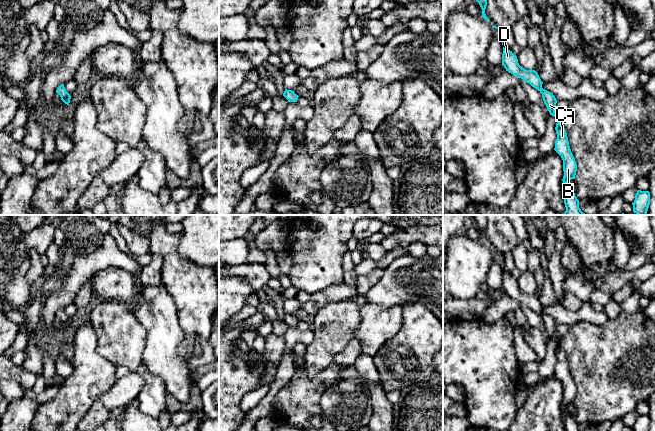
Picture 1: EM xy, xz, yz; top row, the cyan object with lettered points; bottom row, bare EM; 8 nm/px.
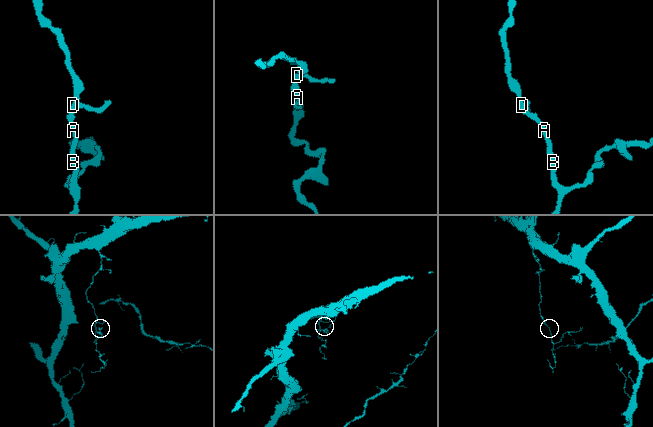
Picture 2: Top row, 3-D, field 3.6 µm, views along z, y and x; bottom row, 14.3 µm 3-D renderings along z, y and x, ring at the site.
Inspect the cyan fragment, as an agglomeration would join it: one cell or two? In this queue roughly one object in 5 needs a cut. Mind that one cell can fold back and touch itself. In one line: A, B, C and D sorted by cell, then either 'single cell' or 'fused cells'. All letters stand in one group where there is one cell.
A B C D | single cell

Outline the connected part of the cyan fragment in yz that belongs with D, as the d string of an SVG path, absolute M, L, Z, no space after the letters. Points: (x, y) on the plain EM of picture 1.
M503 271L502 278L502 289L509 297L513 298L517 302L521 302L529 307L532 311L537 313L543 321L544 328L547 331L550 339L554 340L557 344L556 347L556 358L557 363L555 365L554 374L561 380L563 384L563 423L565 431L579 431L579 424L575 420L575 417L572 416L567 411L567 406L571 403L575 403L577 388L575 382L571 376L567 357L565 352L559 346L559 338L555 336L557 324L555 320L542 312L543 306L541 305L538 297L535 294L526 294L522 292L519 287L517 280L512 277L512 275L507 274Z

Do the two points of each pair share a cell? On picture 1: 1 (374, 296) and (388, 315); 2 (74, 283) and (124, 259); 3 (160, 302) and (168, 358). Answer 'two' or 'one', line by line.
1: two
2: one
3: one

